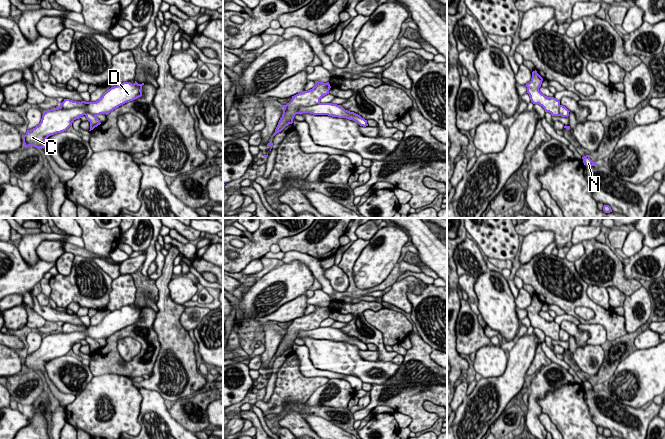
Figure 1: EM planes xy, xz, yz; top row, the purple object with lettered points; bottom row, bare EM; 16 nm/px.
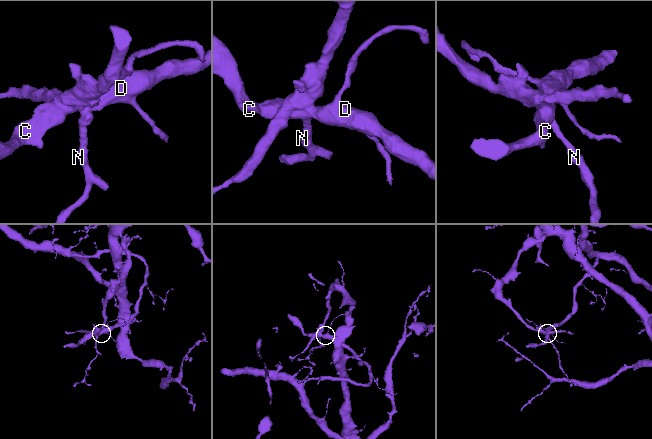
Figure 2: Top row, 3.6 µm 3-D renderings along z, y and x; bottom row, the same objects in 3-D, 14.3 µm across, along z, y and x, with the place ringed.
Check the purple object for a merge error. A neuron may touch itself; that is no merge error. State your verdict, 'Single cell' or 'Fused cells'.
Fused cells

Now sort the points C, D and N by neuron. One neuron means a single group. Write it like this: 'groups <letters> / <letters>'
groups C D / N

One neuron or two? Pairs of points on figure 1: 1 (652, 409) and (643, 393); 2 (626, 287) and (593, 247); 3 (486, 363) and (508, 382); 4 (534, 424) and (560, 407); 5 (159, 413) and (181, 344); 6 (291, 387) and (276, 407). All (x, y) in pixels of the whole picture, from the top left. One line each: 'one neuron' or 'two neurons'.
1: two neurons
2: one neuron
3: two neurons
4: two neurons
5: two neurons
6: one neuron

